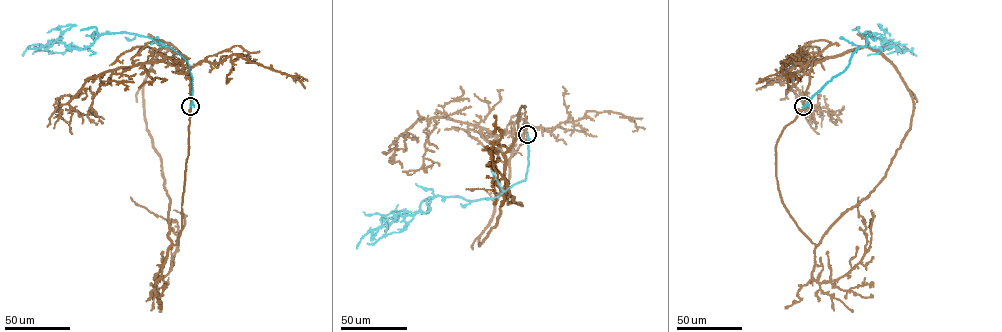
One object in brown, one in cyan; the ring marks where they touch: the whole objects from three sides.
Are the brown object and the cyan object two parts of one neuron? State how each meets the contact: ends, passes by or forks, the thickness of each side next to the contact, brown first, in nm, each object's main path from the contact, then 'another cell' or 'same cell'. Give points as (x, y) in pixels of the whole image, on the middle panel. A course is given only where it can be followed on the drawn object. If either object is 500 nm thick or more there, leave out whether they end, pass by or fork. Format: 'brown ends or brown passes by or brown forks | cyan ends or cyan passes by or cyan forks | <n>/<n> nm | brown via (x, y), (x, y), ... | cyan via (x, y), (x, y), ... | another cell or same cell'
brown passes by | cyan ends | 360/400 nm | brown via (527, 134), (522, 106), (513, 143), (497, 143), (492, 149), (494, 167), (513, 198), (466, 189) | cyan via (527, 134), (524, 180), (494, 198), (428, 197), (413, 215), (398, 213), (390, 223), (369, 231), (357, 248) | another cell

